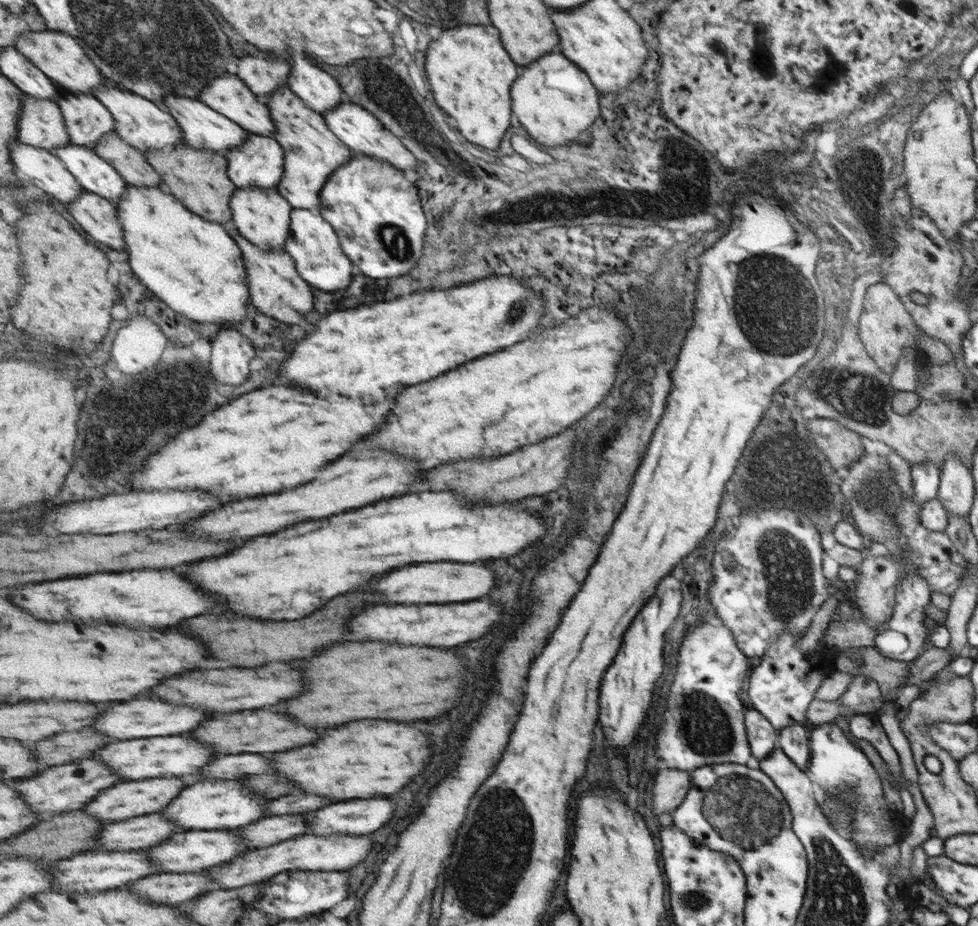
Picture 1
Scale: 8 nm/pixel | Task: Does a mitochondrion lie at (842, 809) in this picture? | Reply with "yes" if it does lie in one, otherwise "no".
yes

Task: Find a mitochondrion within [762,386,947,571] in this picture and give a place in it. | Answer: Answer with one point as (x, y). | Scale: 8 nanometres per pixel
(870, 489)

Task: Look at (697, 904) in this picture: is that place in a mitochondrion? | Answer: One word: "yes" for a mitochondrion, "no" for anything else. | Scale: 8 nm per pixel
yes

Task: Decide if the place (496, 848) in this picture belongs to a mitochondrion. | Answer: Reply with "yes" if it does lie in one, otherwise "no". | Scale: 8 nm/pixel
yes

